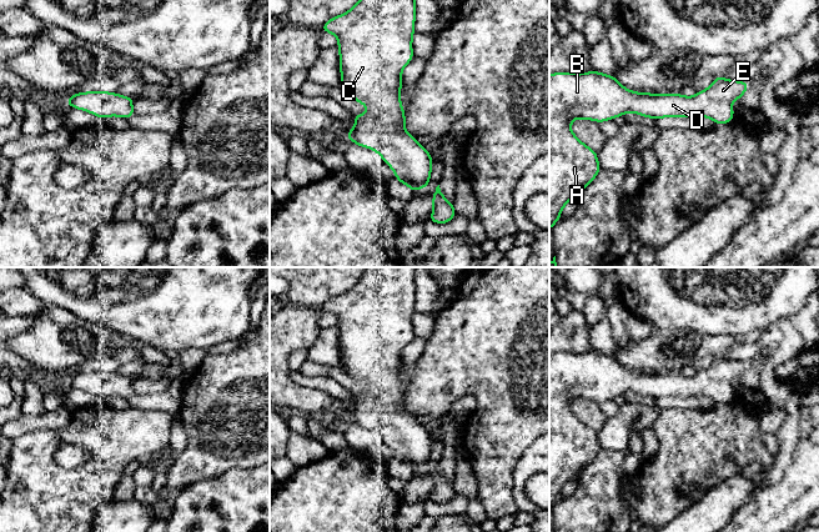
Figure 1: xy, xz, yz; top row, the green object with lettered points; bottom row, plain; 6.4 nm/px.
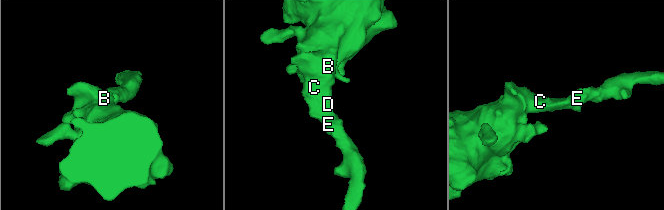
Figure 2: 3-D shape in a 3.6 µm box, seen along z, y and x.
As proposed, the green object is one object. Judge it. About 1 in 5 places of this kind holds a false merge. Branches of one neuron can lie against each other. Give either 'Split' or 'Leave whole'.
Leave whole

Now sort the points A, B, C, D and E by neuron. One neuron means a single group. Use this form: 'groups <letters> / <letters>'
groups A B C D E

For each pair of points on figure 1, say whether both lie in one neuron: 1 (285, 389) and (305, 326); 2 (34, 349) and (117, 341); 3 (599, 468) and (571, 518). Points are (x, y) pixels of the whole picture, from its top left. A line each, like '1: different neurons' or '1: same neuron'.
1: same neuron
2: same neuron
3: same neuron

